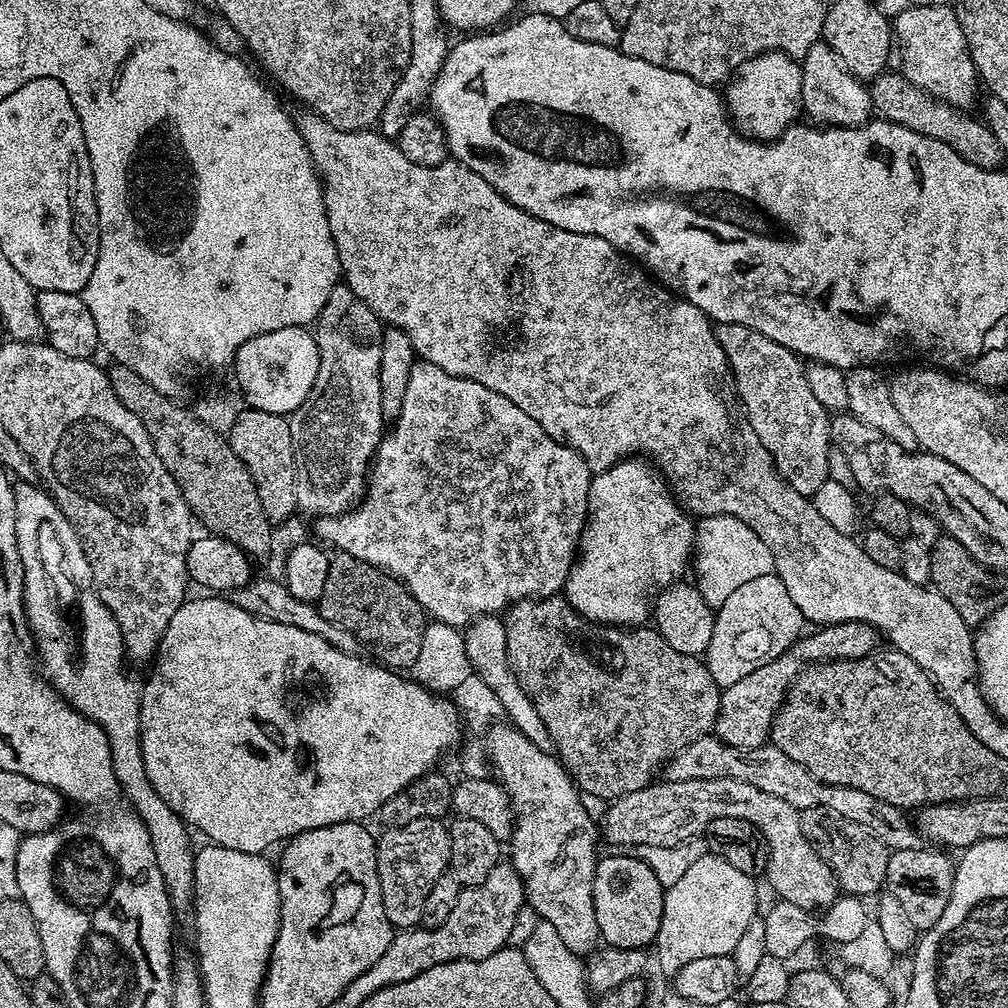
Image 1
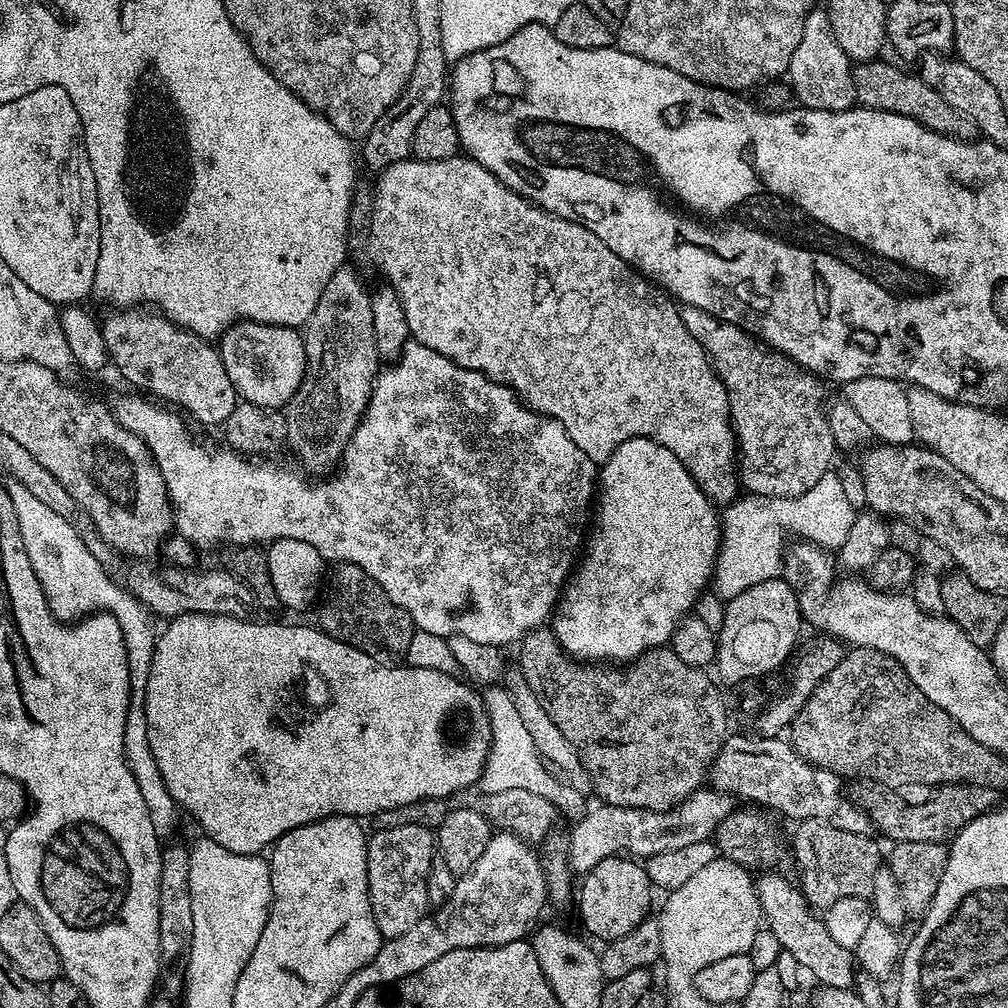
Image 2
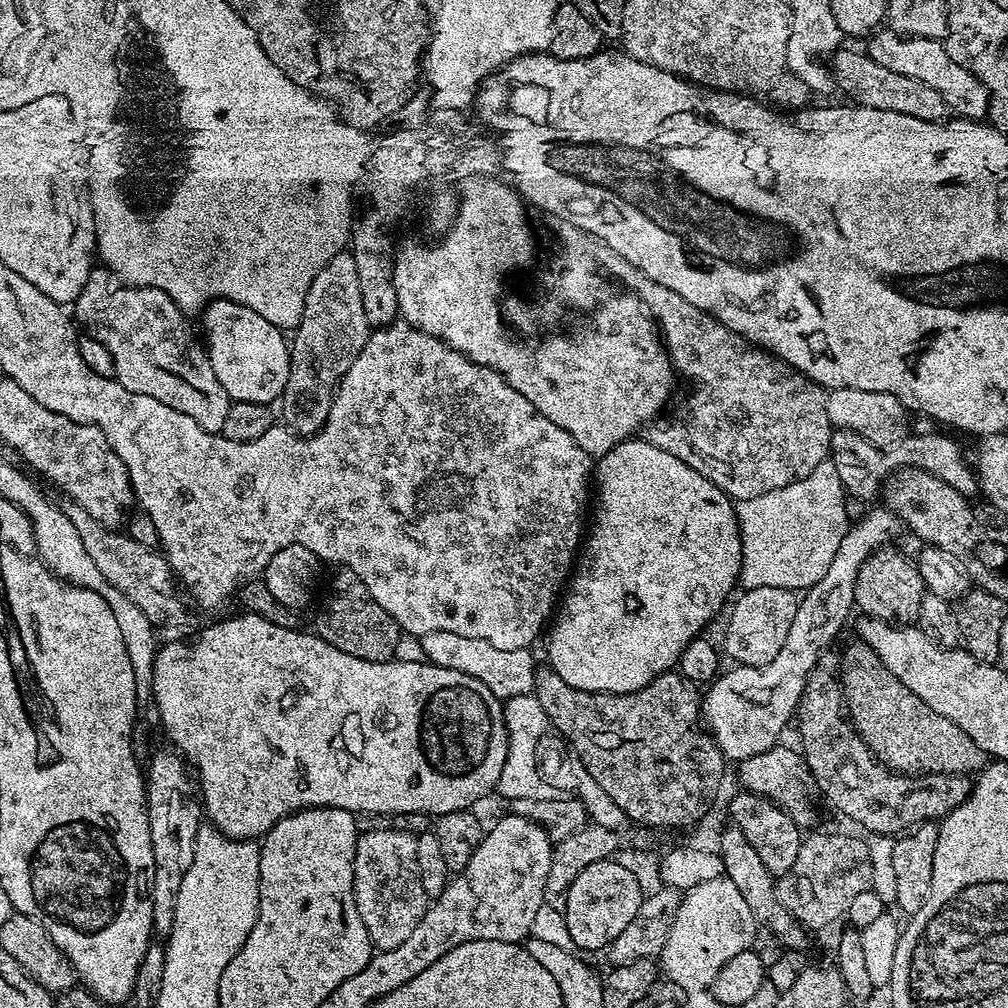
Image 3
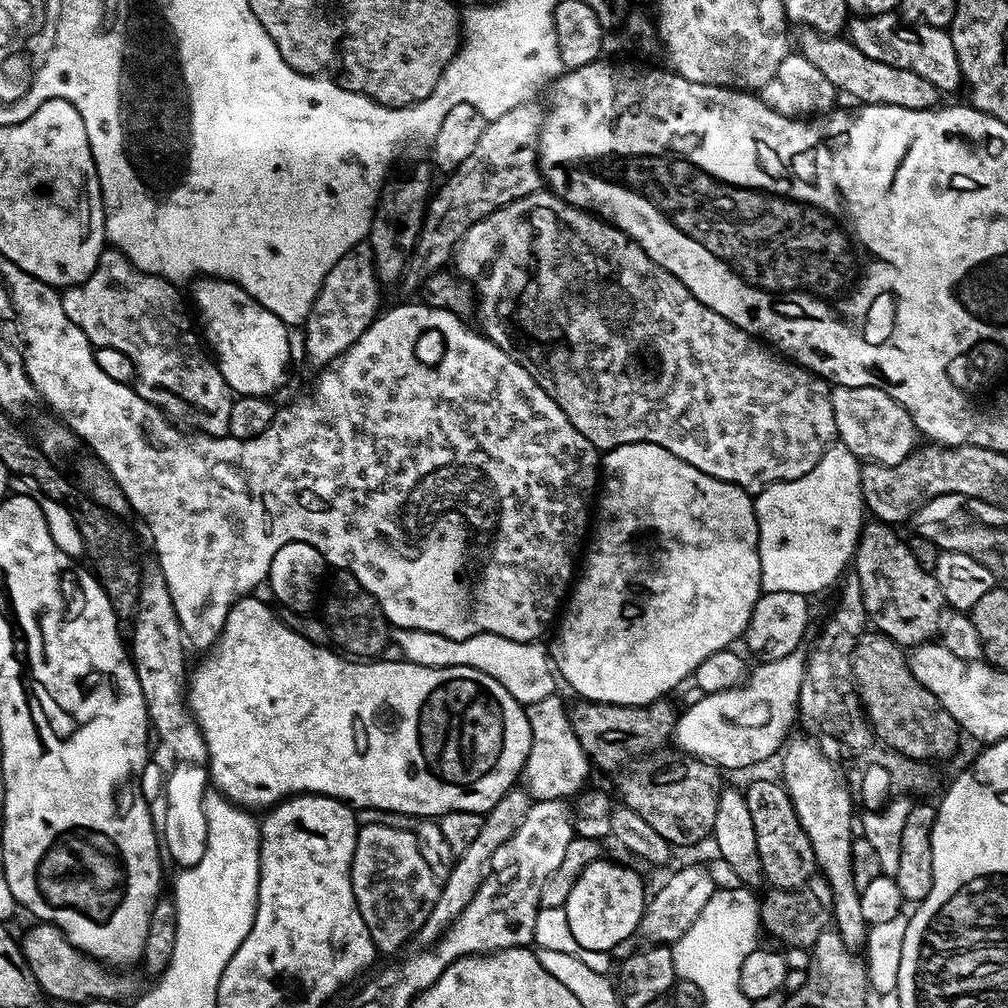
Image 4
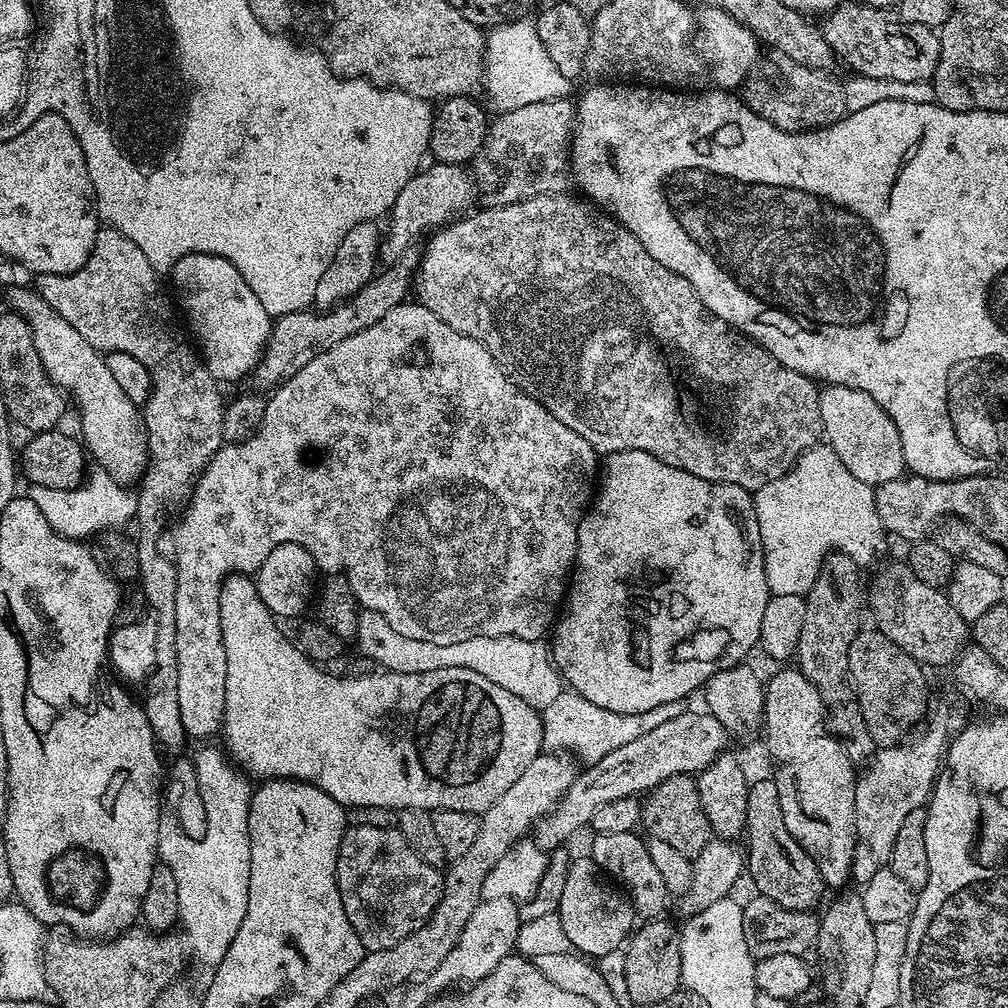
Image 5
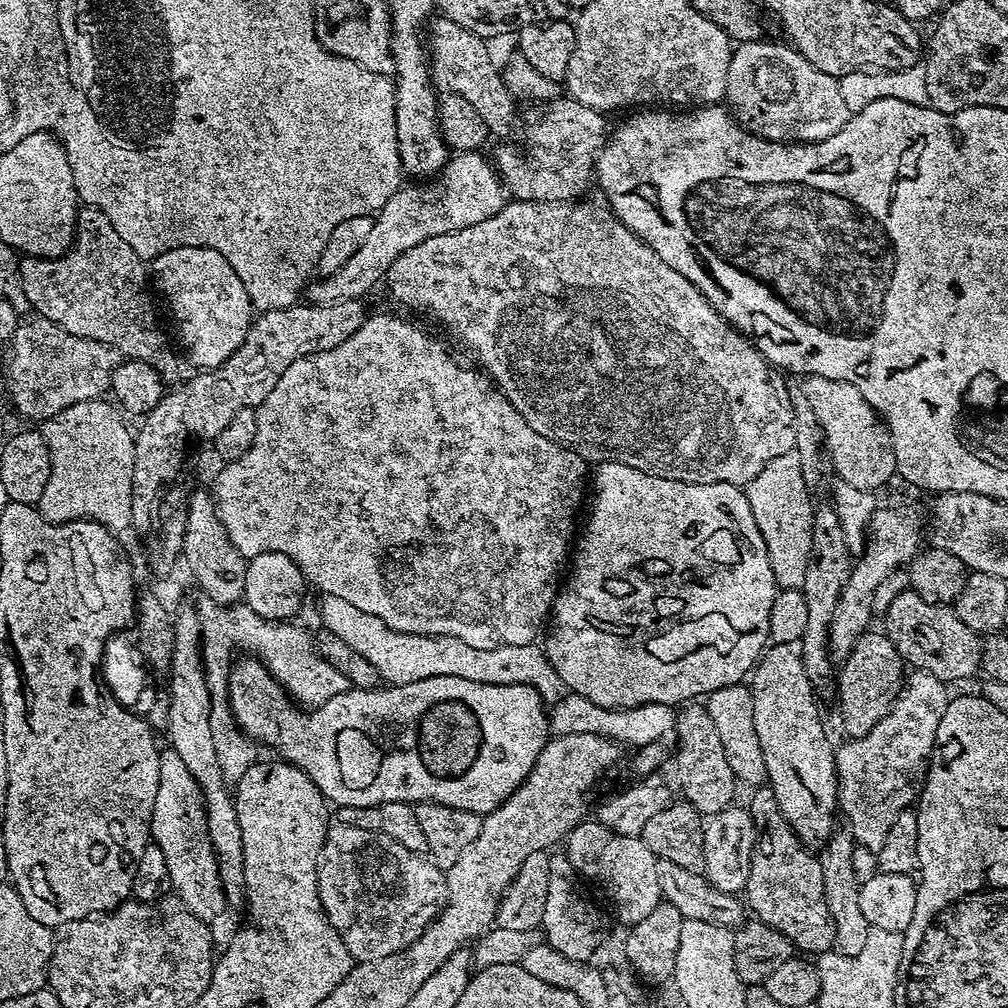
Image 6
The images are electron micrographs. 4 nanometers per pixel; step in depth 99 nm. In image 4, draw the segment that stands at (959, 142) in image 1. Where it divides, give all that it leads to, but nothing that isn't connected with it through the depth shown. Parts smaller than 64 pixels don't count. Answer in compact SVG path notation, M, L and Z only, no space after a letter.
M804 30L800 36L799 55L805 56L841 93L853 96L860 104L889 104L890 106L906 106L910 110L926 110L937 107L941 103L942 93L920 74L902 70L898 66L890 66L886 62L878 62L874 58L866 58L862 50L855 48L851 40L843 35L822 36L818 32Z

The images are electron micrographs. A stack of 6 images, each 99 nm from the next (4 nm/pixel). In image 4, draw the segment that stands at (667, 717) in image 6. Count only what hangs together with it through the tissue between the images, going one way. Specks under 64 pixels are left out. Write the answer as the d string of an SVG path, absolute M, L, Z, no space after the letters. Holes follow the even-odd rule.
M553 694L541 701L527 705L526 711L532 741L530 752L524 762L522 784L533 801L567 801L584 784L588 776L590 761L582 750L572 729L572 722L566 708L560 705L559 695ZM525 784L525 785L524 785Z

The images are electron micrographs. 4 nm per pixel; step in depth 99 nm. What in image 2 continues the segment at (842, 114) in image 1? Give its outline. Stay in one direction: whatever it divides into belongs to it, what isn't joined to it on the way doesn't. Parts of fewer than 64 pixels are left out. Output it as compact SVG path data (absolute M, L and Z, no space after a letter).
M813 7L802 26L802 39L794 49L794 58L786 73L787 83L801 105L814 110L846 110L857 107L854 78L852 77L853 61L838 46L834 30L830 30L830 18L823 7Z

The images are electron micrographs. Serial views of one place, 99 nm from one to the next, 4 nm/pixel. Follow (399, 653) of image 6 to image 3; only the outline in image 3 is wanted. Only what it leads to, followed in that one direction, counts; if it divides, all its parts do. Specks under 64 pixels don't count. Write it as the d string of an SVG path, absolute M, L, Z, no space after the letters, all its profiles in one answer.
M432 631L421 637L421 642L426 654L425 659L429 663L446 669L461 670L464 674L486 682L492 692L502 700L512 696L529 695L535 689L538 670L529 649L501 650L485 639L465 638L450 631Z

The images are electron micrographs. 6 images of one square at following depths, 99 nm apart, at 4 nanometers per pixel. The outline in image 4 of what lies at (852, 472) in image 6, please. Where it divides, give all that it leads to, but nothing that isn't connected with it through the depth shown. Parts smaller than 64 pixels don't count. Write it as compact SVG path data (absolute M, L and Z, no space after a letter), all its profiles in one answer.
M836 386L832 388L834 422L839 443L857 457L865 456L885 468L896 468L907 461L917 447L918 433L912 414L907 412L886 390L874 386Z

